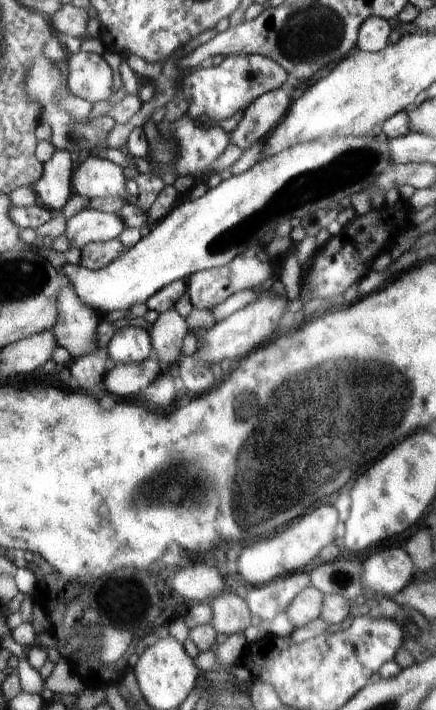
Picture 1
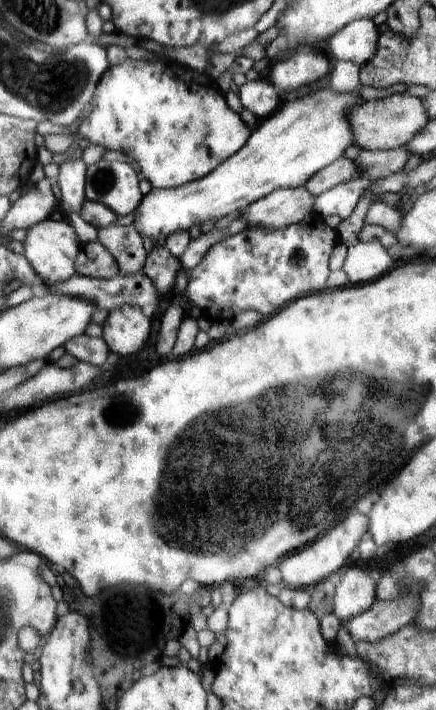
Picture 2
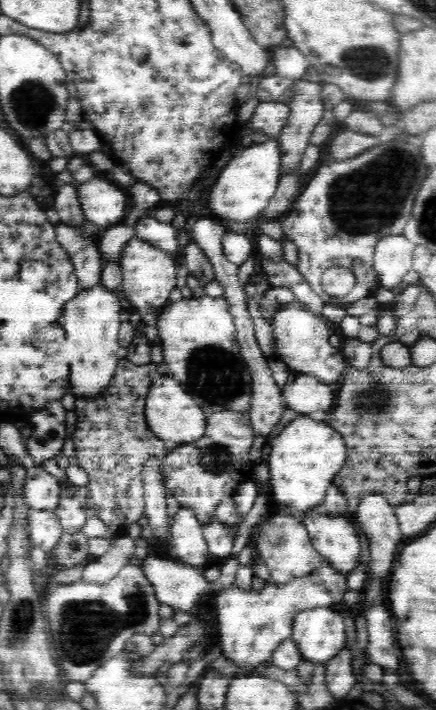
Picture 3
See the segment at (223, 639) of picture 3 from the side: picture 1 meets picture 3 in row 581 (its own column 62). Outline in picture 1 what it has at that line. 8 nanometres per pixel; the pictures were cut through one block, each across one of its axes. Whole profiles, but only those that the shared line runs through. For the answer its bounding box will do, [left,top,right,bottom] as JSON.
[51,286,98,361]

